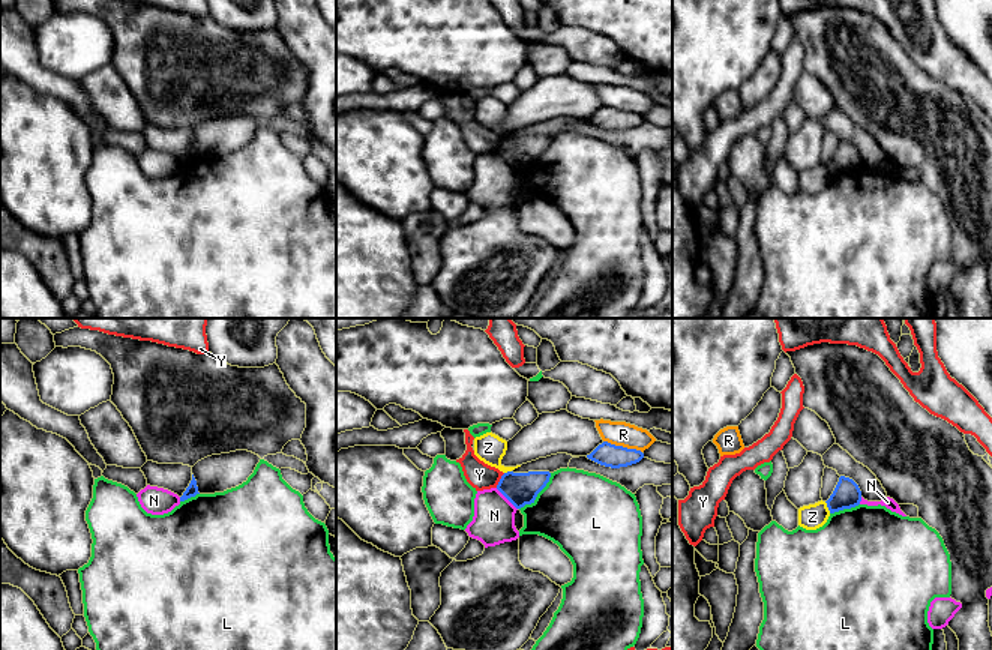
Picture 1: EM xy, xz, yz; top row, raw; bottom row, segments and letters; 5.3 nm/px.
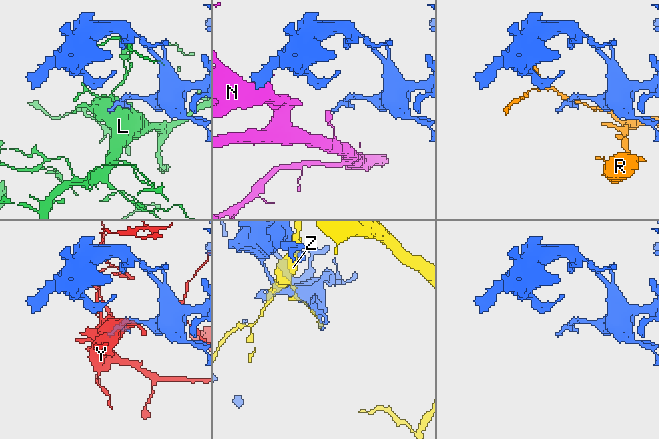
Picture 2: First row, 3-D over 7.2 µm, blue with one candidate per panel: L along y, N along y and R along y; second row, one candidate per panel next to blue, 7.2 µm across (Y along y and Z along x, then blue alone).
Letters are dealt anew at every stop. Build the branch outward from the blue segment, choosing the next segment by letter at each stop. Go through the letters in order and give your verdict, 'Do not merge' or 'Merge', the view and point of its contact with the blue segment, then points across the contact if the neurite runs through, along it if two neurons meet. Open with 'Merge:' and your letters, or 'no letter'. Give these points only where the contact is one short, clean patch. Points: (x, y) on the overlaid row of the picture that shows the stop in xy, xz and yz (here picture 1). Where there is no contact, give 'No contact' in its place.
Merge: no letter
L: Do not merge. Touches blue at xz (538, 493)
N: Do not merge. Touches blue at xz (506, 497)
R: Do not merge. Touches blue at xz (622, 446)
Y: Do not merge. Touches blue at xz (500, 481). Boundary: xz (505, 473), (496, 487)
Z: Do not merge. Touches blue at yz (827, 506)

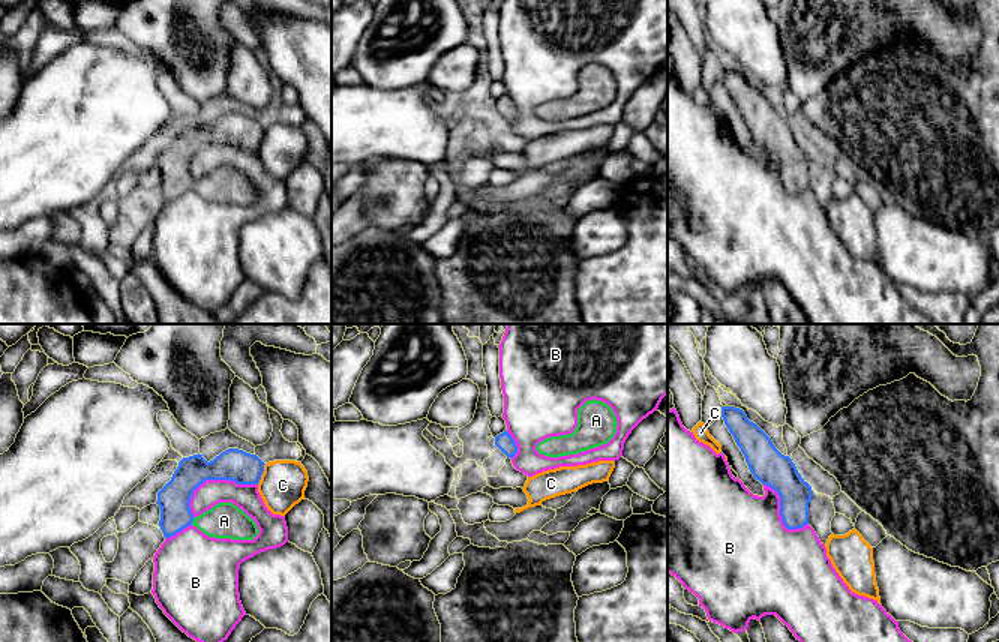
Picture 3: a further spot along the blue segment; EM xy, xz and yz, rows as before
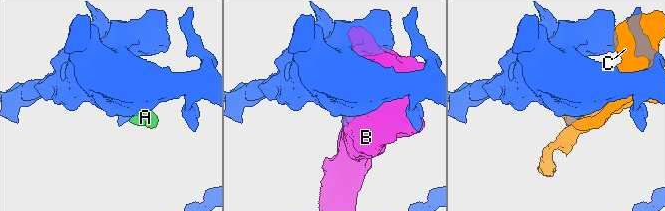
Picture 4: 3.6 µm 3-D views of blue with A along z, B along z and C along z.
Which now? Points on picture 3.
Merge: A
A: Merge. Touches blue at xy (192, 521). Path across: xy (174, 497), (174, 503), (192, 521), (224, 521)
B: Do not merge. Touches blue at xy (215, 479)
C: Do not merge. Touches blue at xy (261, 474)

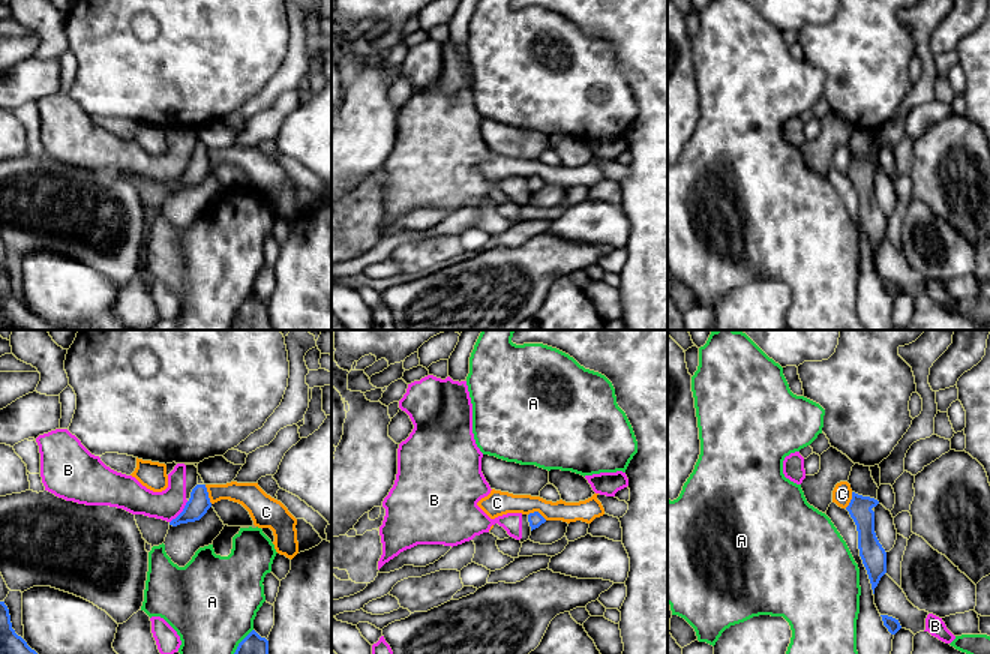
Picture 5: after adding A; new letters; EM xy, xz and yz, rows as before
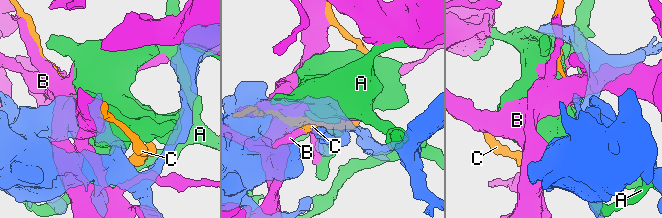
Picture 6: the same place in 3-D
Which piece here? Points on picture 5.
Merge: no letter
A: Do not merge. Touches blue at xy (242, 641)
B: Do not merge. Touches blue at xy (182, 512)
C: Do not merge. Touches blue at xy (207, 494). Boundary: xy (204, 485), (212, 503)

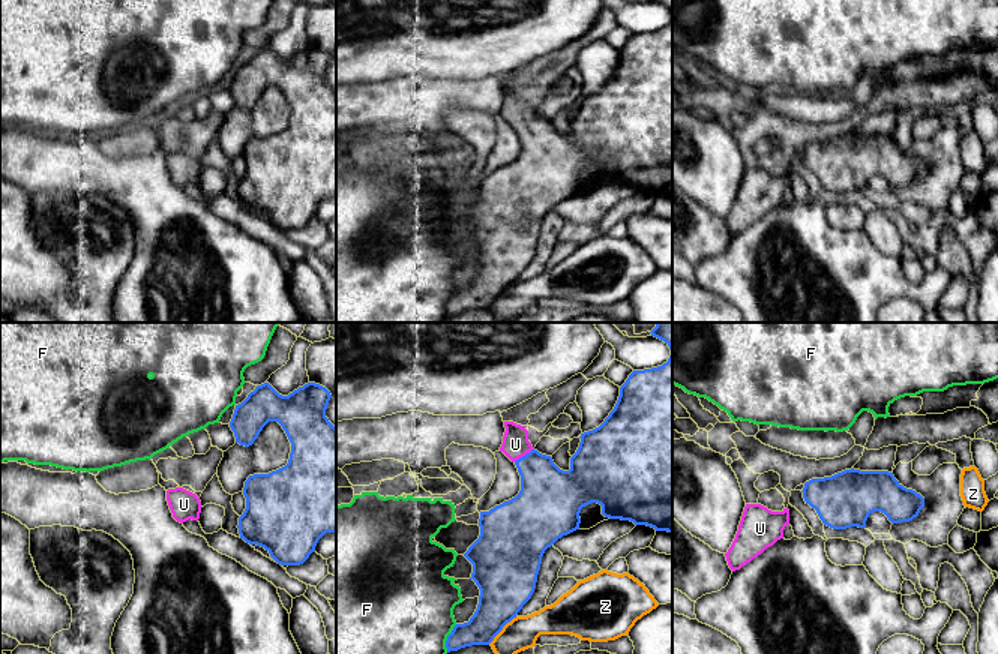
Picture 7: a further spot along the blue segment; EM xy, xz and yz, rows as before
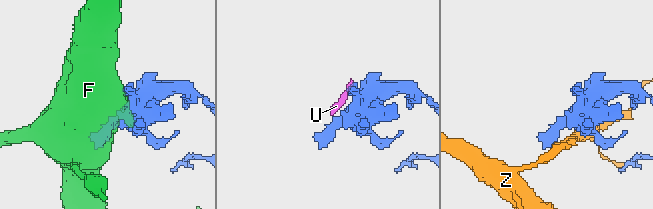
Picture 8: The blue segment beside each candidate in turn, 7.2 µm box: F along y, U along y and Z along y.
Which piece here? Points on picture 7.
Merge: U
F: Do not merge. Touches blue at xz (447, 638)
U: Merge. Touches blue at xz (523, 456). Path across: xz (548, 495), (539, 473), (523, 456), (515, 444)
Z: Do not merge. Touches blue at xz (502, 629)

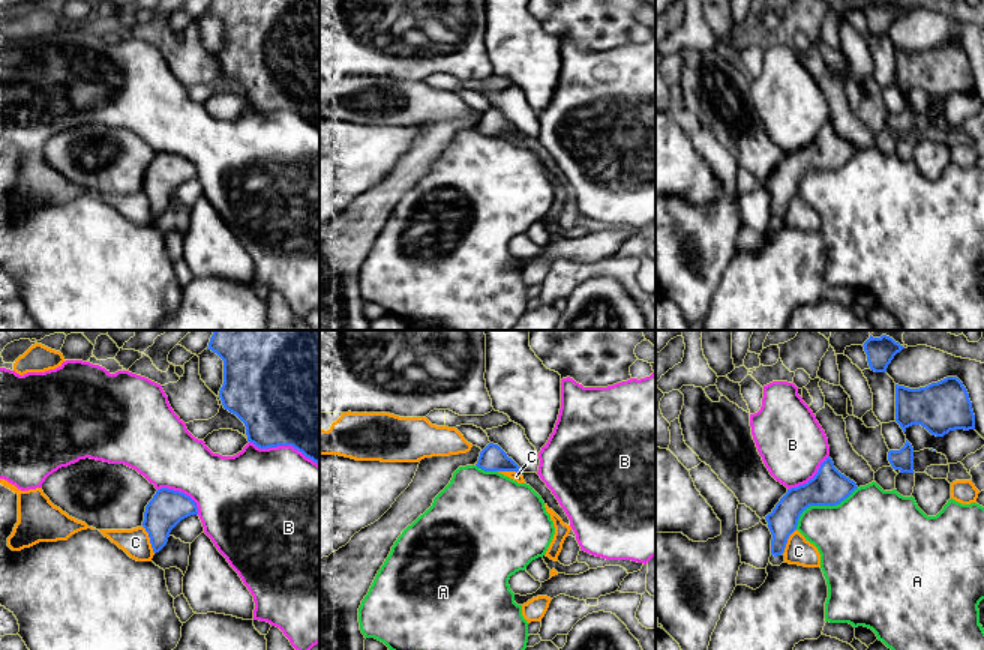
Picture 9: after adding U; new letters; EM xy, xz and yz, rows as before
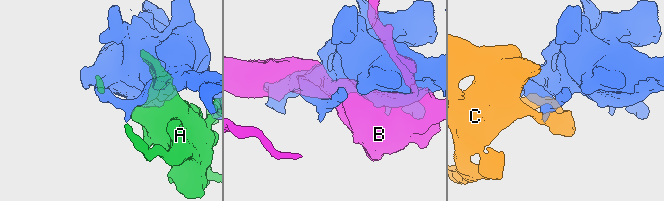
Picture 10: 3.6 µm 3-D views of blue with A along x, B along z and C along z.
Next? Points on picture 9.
Merge: no letter
A: Do not merge. Touches blue at yz (821, 505)
B: Do not merge. Touches blue at xy (284, 445)
C: Do not merge. Touches blue at xy (150, 539). Boundary: xy (143, 526), (155, 553)

